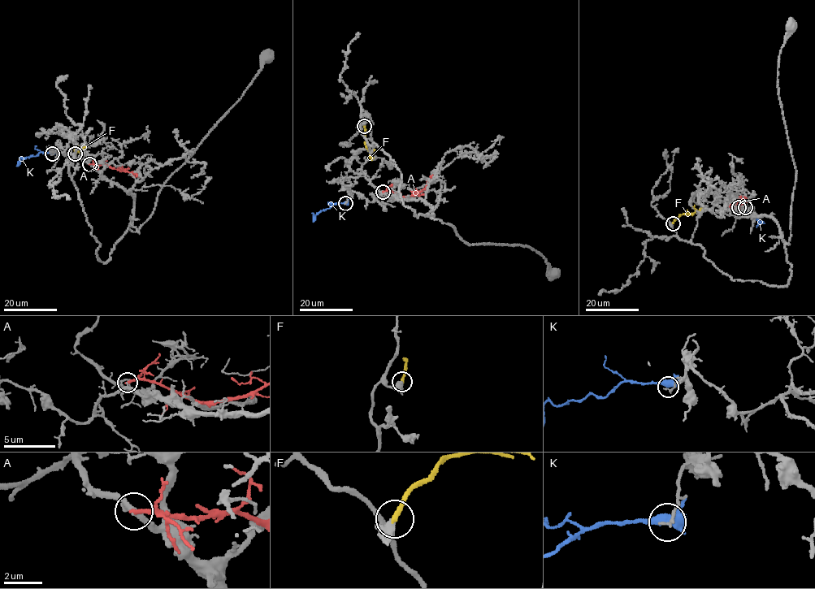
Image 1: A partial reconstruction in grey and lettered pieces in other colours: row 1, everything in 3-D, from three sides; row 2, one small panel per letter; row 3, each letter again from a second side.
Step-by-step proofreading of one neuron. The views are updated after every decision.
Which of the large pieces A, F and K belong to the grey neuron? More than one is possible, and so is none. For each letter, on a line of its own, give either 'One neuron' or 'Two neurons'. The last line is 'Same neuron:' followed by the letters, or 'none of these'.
A: Two neurons
F: Two neurons
K: Two neurons
Same neuron: none of these

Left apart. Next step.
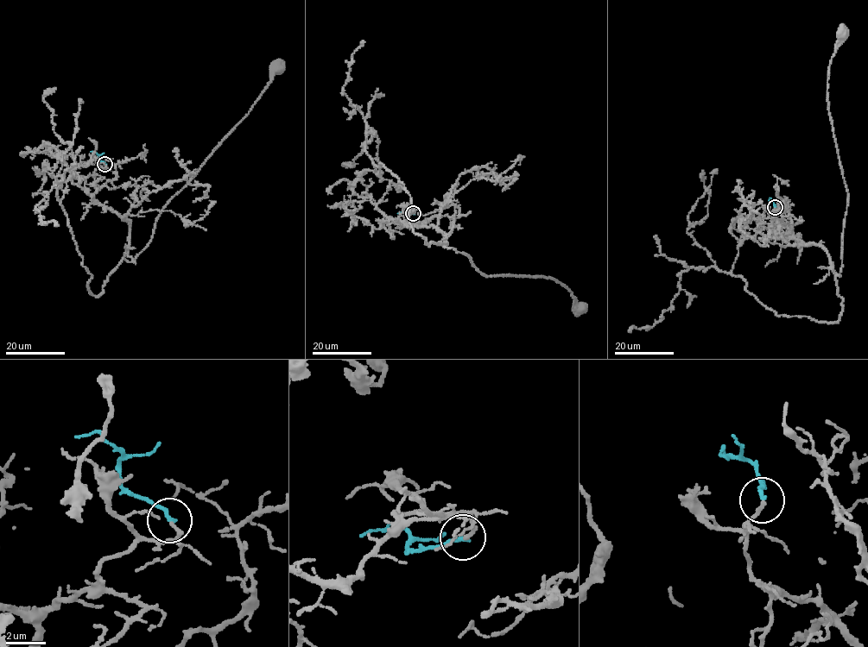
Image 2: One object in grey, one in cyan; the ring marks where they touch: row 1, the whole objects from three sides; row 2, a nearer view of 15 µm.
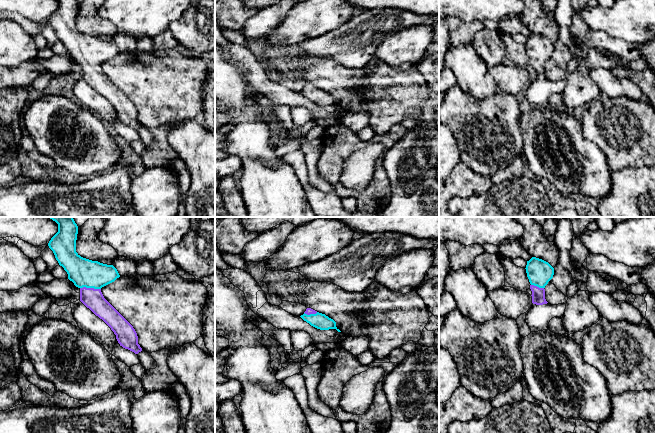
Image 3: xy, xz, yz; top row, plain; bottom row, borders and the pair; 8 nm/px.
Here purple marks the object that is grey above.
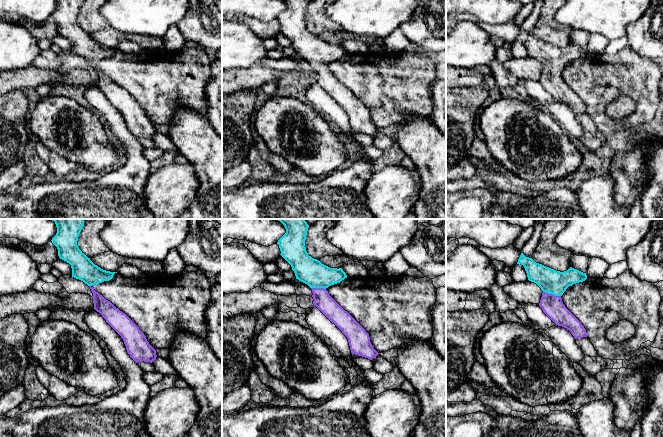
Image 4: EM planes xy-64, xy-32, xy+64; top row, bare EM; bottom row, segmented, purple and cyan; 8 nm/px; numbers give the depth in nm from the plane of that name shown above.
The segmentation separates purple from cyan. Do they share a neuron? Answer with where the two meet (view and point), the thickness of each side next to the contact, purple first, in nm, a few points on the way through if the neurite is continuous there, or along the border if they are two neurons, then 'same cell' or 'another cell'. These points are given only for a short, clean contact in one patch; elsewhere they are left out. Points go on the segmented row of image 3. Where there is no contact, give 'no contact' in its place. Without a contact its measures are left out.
xy (90, 288) | 160/220 nm | across xy (93, 299), (90, 295), (90, 288), (90, 279), (83, 272) | same cell

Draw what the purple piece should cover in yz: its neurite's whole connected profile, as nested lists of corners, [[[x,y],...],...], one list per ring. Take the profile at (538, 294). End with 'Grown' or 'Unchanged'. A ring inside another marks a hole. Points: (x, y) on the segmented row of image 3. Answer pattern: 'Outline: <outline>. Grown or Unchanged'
Outline: [[[532,257],[527,261],[526,273],[532,291],[532,303],[536,305],[547,304],[545,299],[545,286],[553,278],[554,268],[546,261]]]. Grown

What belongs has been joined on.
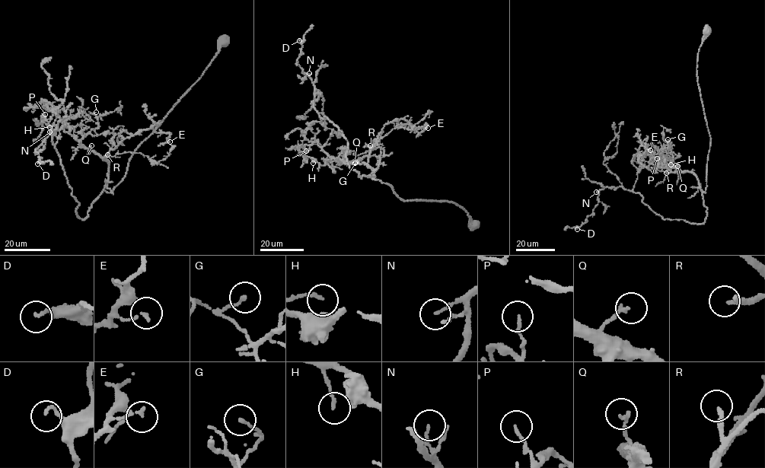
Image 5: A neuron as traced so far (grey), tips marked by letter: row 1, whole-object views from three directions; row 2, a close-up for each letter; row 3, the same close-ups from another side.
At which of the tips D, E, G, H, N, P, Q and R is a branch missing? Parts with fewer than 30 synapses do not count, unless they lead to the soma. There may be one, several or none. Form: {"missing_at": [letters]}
{"missing_at": ["R"]}

